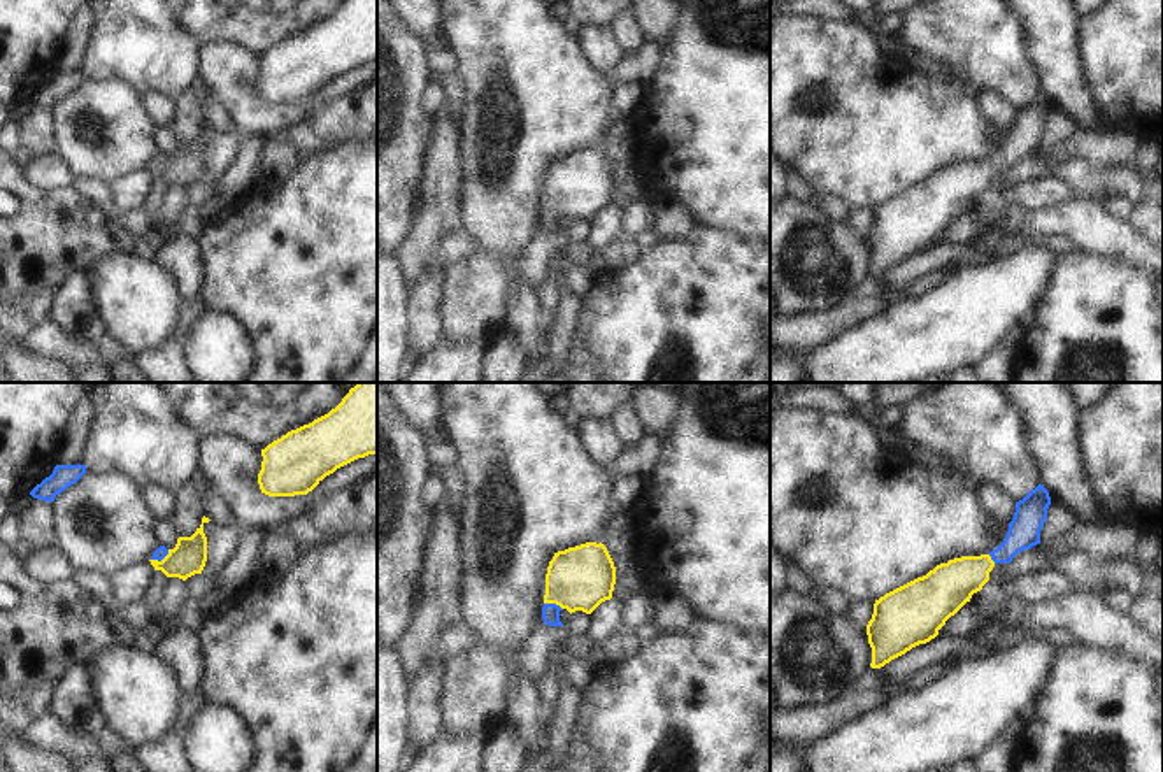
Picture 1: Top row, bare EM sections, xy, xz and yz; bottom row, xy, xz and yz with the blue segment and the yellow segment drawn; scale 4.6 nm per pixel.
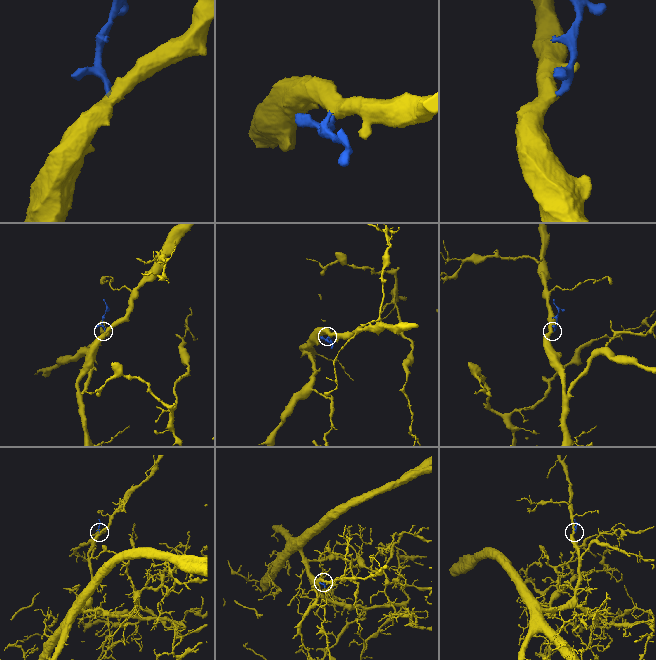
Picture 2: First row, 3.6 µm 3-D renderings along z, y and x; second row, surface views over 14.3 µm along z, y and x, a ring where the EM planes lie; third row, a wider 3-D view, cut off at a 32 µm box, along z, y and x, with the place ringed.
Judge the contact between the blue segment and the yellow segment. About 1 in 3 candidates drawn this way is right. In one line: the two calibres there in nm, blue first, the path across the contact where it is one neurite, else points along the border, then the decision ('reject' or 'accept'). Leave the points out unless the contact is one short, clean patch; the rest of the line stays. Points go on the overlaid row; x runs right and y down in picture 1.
80 nm thick on the blue side, 300 nm on the other; runs through xz (549, 611), (553, 604), (581, 578); accept

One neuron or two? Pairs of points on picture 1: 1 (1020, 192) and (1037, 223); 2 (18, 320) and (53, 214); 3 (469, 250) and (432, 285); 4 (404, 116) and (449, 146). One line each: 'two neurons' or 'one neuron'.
1: two neurons
2: one neuron
3: one neuron
4: two neurons

